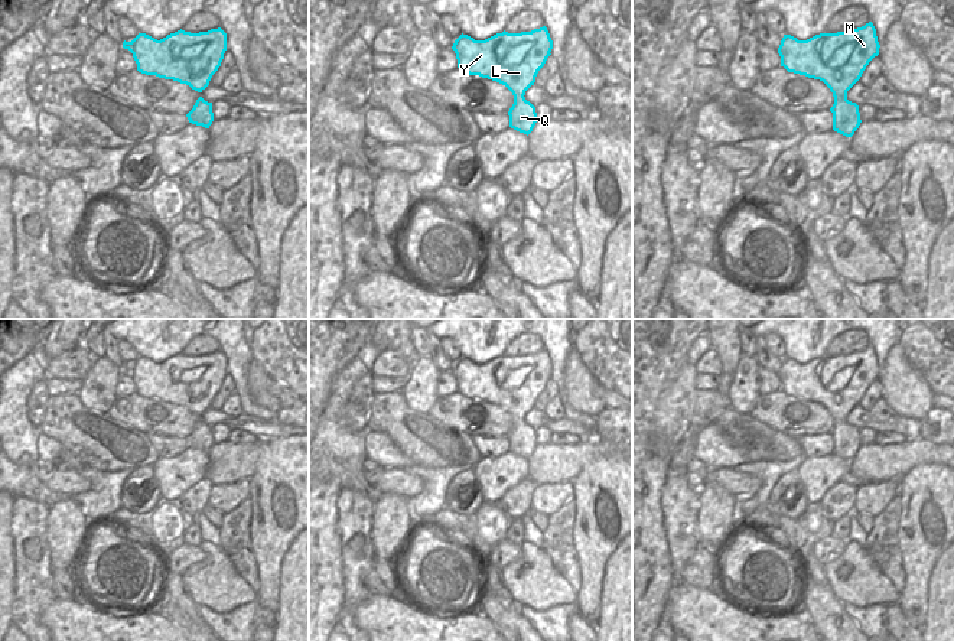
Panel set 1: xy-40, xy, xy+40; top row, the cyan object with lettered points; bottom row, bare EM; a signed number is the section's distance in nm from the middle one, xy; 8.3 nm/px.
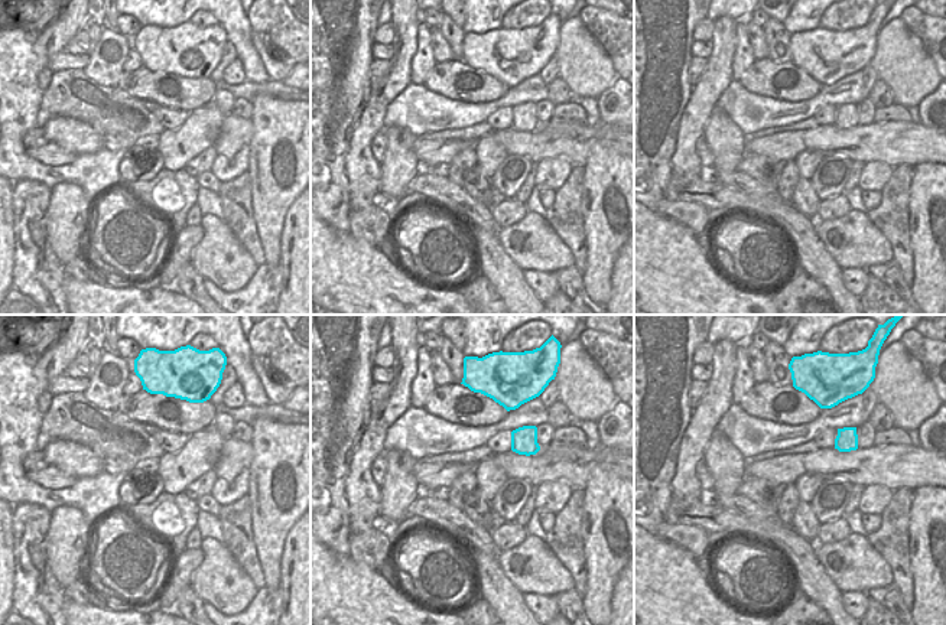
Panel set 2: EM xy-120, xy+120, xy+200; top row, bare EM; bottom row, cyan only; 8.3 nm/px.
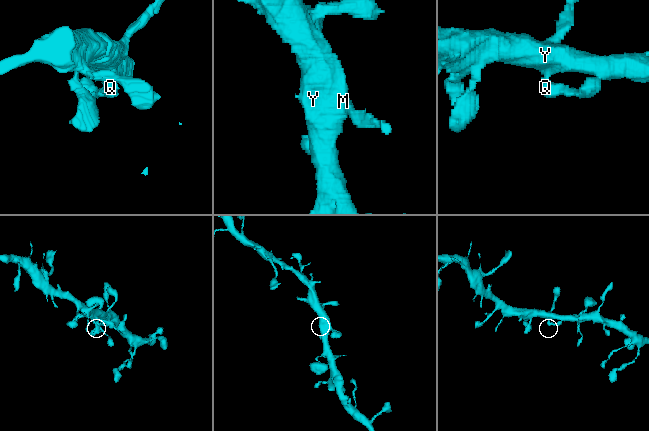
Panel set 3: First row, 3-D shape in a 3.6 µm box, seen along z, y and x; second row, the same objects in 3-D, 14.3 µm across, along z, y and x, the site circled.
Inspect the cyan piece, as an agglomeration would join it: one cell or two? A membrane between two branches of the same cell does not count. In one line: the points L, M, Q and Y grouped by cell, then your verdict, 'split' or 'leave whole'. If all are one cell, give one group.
L M Q Y; leave whole

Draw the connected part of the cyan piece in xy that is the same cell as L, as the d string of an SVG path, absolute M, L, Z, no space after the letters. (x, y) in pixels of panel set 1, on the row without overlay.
M547 351L521 357L504 354L485 364L475 364L462 357L452 372L458 391L465 397L496 404L512 416L509 450L528 459L537 446L537 436L524 419L551 378L553 364Z

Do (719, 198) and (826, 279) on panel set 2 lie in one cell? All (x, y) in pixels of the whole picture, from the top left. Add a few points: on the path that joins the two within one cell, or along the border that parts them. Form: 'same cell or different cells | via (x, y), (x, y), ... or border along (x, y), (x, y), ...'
same cell | via (750, 205), (771, 208), (805, 241), (808, 248)

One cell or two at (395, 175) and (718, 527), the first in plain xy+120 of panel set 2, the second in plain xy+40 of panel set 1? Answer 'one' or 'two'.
one

